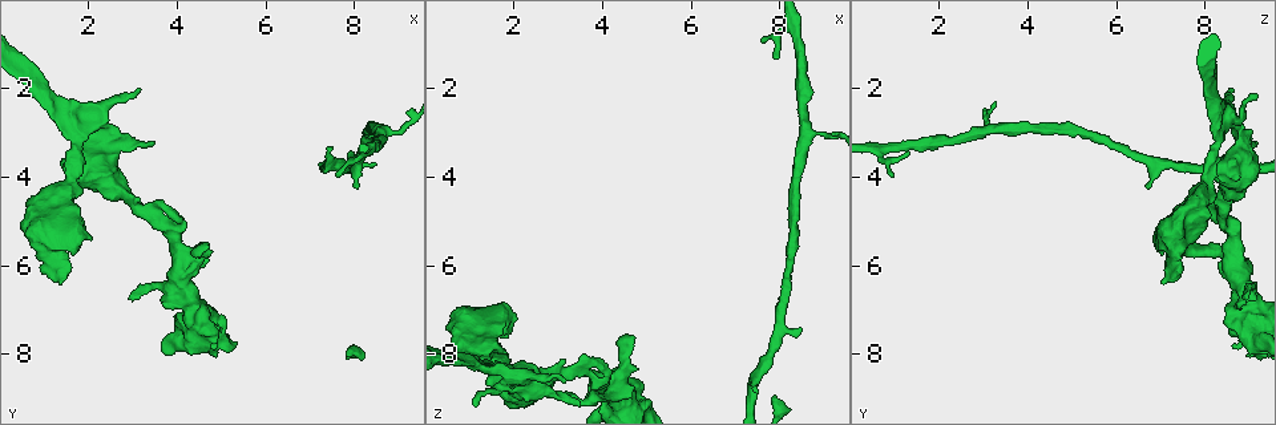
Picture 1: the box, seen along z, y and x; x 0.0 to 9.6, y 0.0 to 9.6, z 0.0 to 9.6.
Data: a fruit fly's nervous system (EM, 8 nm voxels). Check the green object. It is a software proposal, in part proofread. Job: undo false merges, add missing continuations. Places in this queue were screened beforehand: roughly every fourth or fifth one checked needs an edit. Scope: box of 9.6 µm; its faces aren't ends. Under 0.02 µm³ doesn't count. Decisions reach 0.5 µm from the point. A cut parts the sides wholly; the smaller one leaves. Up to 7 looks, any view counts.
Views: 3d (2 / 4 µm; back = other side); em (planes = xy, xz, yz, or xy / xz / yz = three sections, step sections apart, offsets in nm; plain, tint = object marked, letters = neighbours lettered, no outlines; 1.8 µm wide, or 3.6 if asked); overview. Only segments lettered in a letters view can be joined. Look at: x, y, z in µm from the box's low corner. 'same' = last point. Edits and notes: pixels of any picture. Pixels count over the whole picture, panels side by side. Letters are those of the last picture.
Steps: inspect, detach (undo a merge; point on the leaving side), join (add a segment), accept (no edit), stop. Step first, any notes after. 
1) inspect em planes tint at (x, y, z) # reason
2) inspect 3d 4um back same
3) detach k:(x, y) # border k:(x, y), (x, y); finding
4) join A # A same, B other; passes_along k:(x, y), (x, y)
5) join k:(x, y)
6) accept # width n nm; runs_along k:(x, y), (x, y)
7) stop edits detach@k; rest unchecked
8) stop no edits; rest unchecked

inspect em planes letters at (3.15, 1.95, 8.55) # an open end

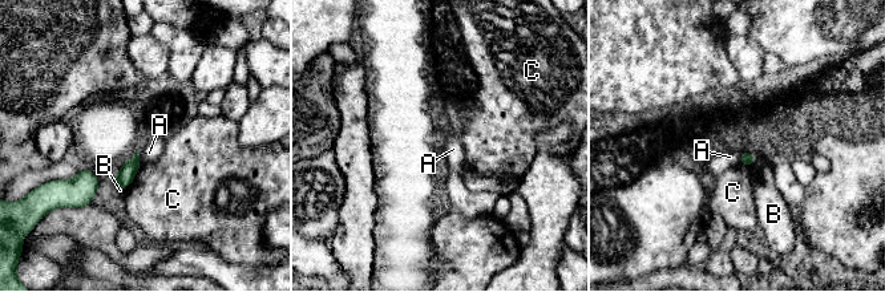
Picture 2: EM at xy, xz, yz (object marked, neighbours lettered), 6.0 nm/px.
accept # A other, B other, C other; border 2:(138, 150), (138, 161), (141, 163); none of them fits

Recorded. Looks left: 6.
inspect em yz step 4 tint at (1.20, 5.30, 7.35) # four-way junction

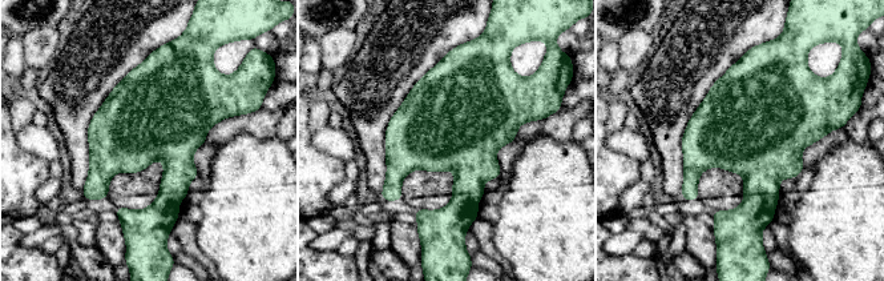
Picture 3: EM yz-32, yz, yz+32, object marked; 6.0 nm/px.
inspect em planes letters same

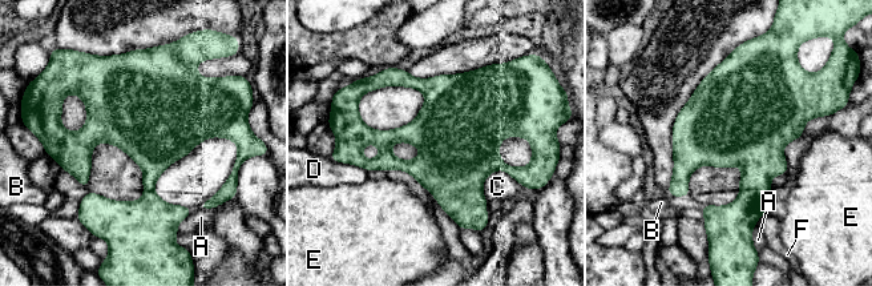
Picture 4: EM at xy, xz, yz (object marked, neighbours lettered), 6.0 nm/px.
accept # width 500 nm; A other, B other, C other, D other, E other, F other; border 4:(517, 182), (495, 169), (481, 192); all the same cell

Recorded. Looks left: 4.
inspect em xy step 4 letters at (4.65, 5.55, 7.65)

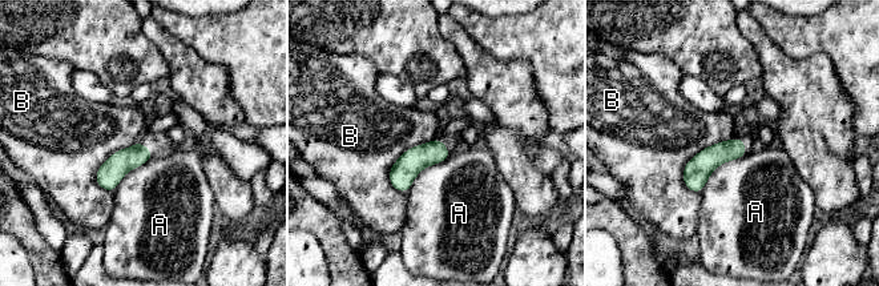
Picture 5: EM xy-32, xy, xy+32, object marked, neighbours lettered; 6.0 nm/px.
accept # longest_contact B 420 nm; A other, B other; no lettered segment goes on from it

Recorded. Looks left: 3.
stop no edits; rest unchecked

